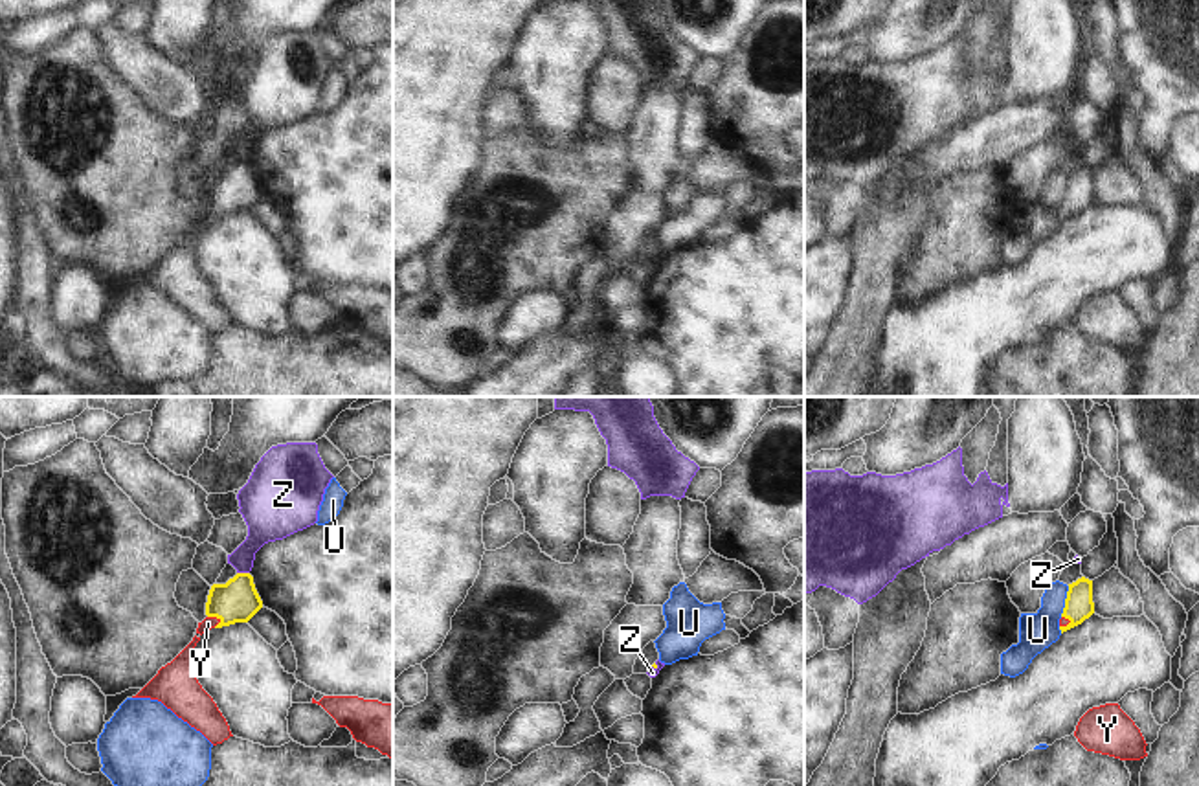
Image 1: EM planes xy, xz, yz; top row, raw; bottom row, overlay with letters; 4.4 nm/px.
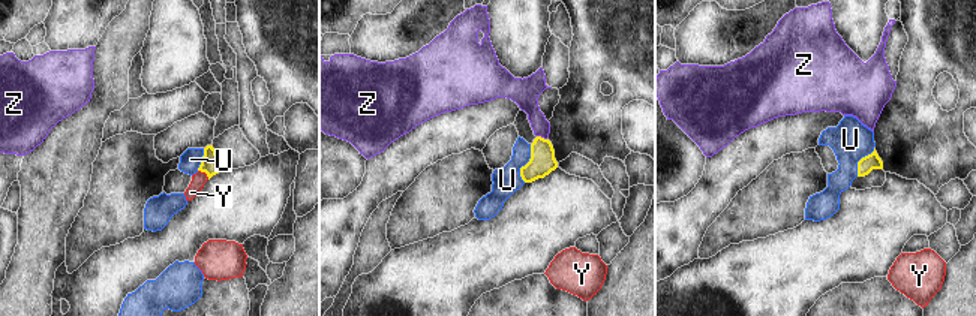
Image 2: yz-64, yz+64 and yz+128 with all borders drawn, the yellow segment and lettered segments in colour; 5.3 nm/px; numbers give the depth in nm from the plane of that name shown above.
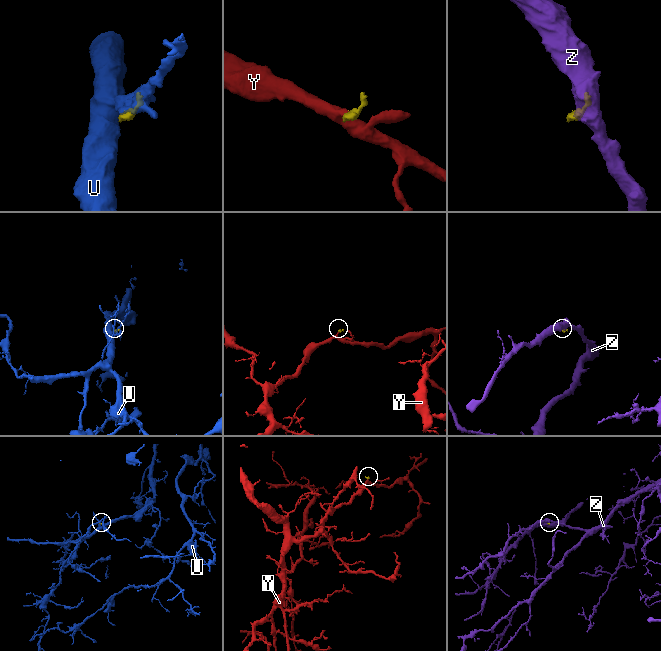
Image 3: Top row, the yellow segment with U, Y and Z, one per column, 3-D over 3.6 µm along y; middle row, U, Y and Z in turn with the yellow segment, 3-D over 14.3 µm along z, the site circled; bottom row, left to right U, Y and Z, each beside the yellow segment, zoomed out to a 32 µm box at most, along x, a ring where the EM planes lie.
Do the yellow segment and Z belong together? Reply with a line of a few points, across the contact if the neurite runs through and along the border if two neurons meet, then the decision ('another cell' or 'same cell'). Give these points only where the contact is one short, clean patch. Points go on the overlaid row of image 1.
line xy (237, 572), (248, 573); another cell

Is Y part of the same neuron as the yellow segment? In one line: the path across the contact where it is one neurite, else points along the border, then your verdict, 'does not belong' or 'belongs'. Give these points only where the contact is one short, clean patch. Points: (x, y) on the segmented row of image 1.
way xy (237, 601), (228, 603), (215, 616), (208, 623); belongs

